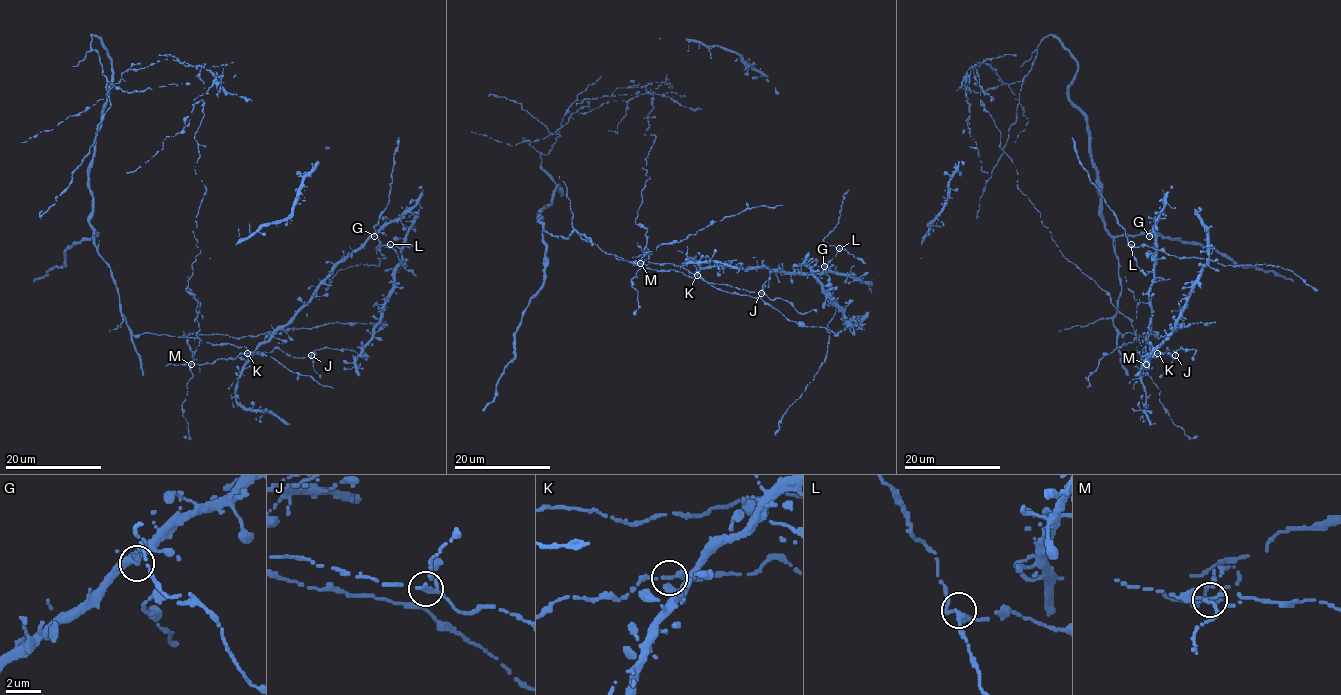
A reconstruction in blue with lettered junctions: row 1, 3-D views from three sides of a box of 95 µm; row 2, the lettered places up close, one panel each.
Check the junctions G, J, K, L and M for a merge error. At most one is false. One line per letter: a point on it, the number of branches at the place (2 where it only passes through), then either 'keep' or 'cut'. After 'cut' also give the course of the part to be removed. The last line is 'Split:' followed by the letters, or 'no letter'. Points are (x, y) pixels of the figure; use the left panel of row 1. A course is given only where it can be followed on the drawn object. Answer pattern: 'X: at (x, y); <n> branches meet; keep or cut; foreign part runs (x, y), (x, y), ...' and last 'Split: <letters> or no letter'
G: at (374, 236); 2 branches meet; keep
J: at (311, 355); 3 branches meet; keep
K: at (247, 353); 3 branches meet; keep
L: at (390, 244); 3 branches meet; keep
M: at (191, 364); 3 branches meet; cut; foreign part runs (191, 364), (186, 337), (134, 335), (94, 242), (92, 35), (111, 84), (223, 64), (127, 173)
Split: M

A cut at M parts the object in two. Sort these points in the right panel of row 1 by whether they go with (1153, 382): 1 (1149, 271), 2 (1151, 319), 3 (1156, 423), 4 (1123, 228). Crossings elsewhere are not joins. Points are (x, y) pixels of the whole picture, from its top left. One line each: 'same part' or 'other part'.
1: other part
2: other part
3: other part
4: other part

